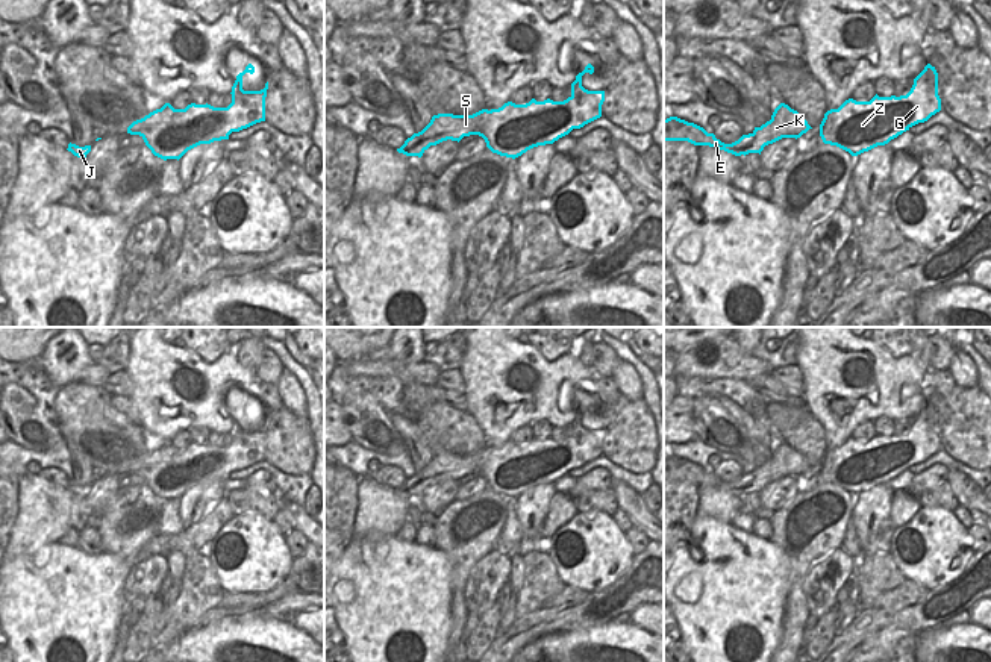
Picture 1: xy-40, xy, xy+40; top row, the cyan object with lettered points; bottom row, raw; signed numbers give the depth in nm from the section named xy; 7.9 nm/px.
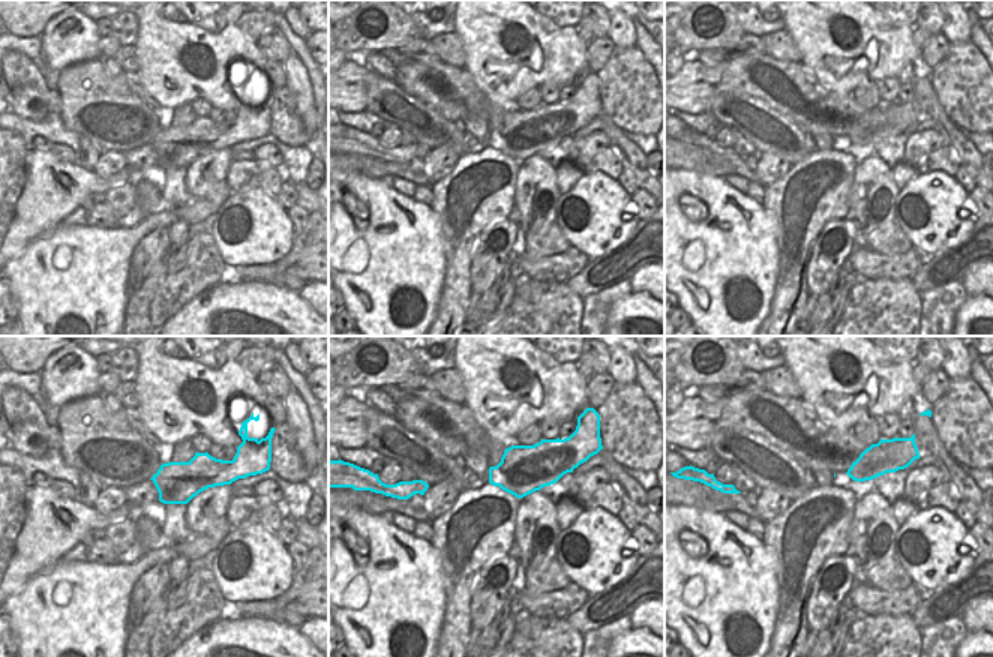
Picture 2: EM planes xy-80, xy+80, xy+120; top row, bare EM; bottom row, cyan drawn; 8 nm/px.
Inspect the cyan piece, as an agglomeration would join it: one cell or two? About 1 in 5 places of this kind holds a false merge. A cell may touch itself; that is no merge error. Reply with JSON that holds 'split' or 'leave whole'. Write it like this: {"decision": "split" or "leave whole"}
{"decision": "leave whole"}

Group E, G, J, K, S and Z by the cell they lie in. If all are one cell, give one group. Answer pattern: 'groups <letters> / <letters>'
groups E G J K S Z

